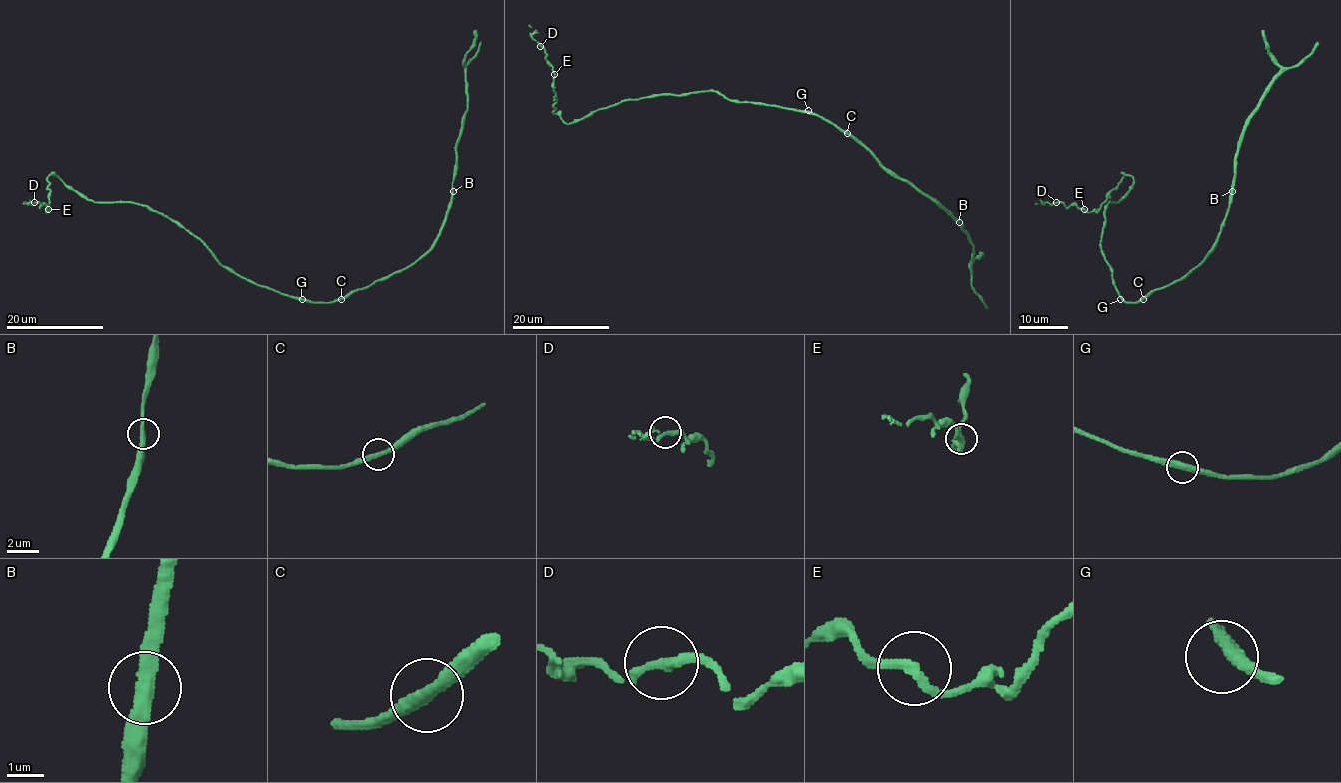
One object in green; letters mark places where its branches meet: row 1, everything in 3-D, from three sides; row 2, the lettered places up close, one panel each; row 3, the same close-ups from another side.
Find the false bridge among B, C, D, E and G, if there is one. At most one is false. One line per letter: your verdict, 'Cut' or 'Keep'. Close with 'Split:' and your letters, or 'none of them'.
B: Keep
C: Keep
D: Keep
E: Keep
G: Keep
Split: none of them

